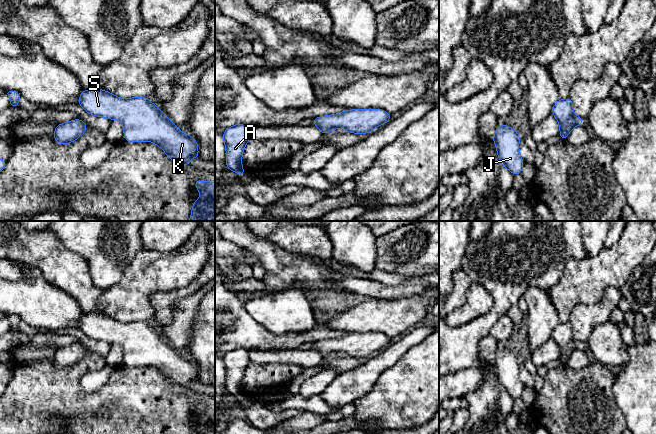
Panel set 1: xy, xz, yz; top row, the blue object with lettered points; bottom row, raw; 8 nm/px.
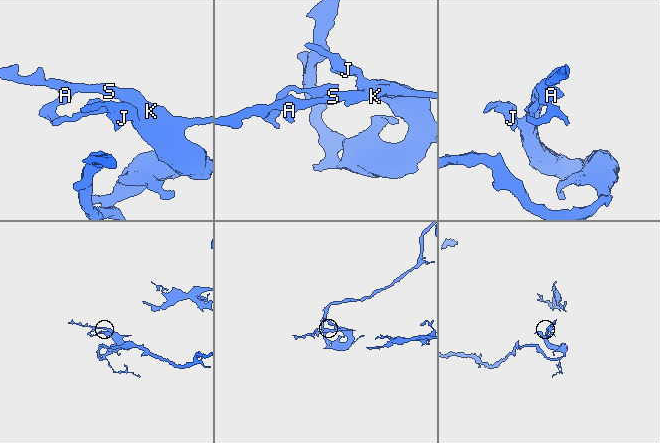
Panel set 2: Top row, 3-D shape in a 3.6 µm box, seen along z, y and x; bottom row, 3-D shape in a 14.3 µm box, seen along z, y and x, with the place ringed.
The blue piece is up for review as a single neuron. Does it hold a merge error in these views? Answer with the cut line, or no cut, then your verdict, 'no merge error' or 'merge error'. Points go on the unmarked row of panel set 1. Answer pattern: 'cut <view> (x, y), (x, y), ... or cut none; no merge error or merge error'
cut none; no merge error

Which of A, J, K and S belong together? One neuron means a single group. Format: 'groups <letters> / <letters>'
groups A J K S

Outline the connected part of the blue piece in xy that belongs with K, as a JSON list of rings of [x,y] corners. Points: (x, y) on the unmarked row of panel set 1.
[[[95,312],[83,314],[78,329],[93,340],[120,344],[124,365],[157,368],[174,387],[191,390],[191,382],[200,382],[195,362],[182,357],[148,321],[122,323]]]

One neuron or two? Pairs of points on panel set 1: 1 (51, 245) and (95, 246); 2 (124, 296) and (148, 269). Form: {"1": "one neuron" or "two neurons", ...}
{"1": "two neurons", "2": "one neuron"}

